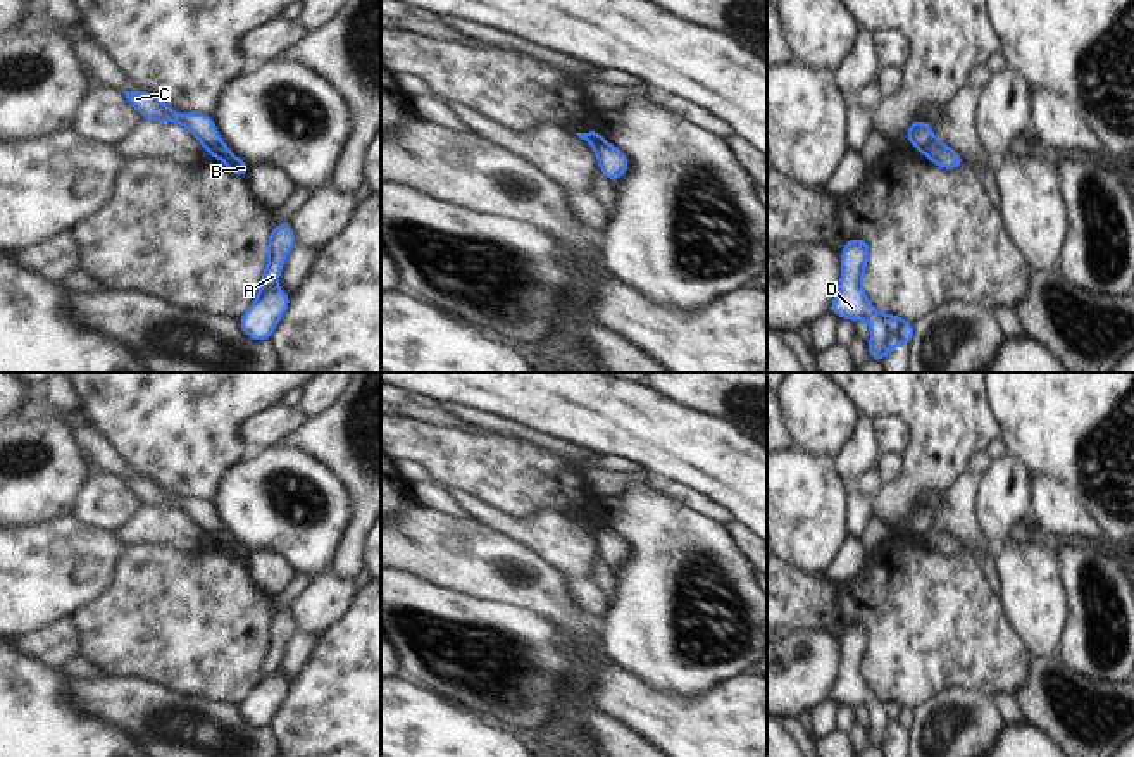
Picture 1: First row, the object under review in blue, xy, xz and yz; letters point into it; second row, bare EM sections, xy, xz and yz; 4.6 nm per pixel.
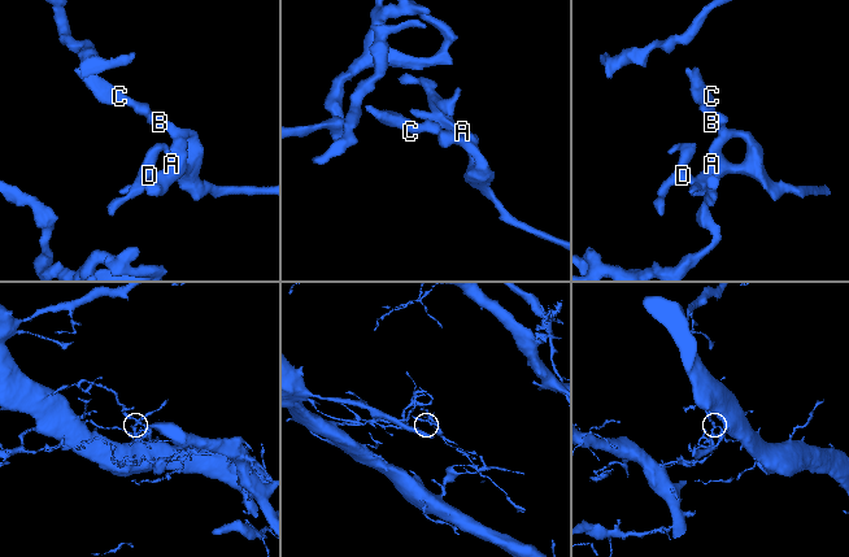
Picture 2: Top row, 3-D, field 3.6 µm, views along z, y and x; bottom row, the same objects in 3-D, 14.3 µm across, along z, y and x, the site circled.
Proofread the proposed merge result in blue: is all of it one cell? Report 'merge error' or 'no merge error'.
merge error

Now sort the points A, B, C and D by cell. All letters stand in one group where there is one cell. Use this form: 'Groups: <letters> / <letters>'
Groups: A B D / C

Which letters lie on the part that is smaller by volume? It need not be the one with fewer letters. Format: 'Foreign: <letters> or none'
Foreign: C

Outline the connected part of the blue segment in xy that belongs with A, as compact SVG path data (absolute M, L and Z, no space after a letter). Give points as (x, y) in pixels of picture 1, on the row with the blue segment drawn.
M290 219L274 226L267 240L269 260L260 278L260 291L253 303L238 317L240 328L253 341L267 341L279 324L291 297L277 288L284 257L298 245Z

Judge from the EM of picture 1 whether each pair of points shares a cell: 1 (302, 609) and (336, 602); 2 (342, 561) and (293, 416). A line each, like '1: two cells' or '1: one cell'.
1: one cell
2: two cells

